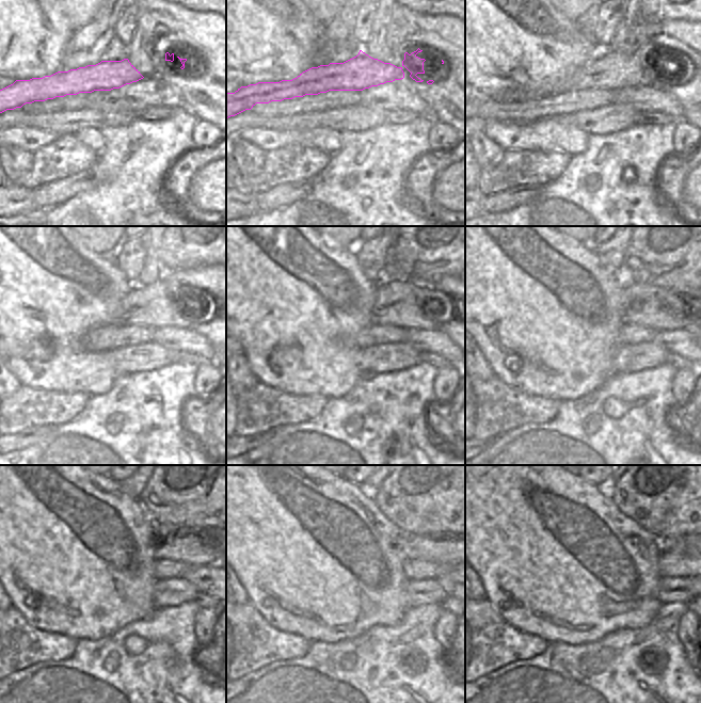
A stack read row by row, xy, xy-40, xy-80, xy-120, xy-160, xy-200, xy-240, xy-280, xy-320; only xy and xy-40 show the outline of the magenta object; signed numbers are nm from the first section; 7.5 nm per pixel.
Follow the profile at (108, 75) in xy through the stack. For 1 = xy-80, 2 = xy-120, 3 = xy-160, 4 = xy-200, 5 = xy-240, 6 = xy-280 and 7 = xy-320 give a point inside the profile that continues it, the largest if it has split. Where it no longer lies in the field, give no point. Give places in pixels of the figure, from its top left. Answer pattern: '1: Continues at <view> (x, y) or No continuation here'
1: Continues at xy-80 (608, 69)
2: Continues at xy-120 (153, 306)
3: Continues at xy-160 (397, 304)
4: Continues at xy-200 (642, 307)
5: Continues at xy-240 (191, 549)
6: Continues at xy-280 (443, 549)
7: Continues at xy-320 (682, 545).

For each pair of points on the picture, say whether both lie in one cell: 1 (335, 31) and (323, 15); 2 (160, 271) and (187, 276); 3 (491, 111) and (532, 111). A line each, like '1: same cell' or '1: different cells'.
1: different cells
2: different cells
3: same cell

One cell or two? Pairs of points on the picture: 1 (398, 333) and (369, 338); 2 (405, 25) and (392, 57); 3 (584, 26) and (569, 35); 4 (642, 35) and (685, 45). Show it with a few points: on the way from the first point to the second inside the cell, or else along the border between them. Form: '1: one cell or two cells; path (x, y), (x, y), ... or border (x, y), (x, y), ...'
1: one cell; path (391, 334), (377, 335)
2: two cells; border (388, 24), (387, 44), (394, 44), (397, 50)
3: two cells; border (574, 22), (576, 28), (587, 38), (593, 40)
4: one cell; path (653, 32), (674, 34)

